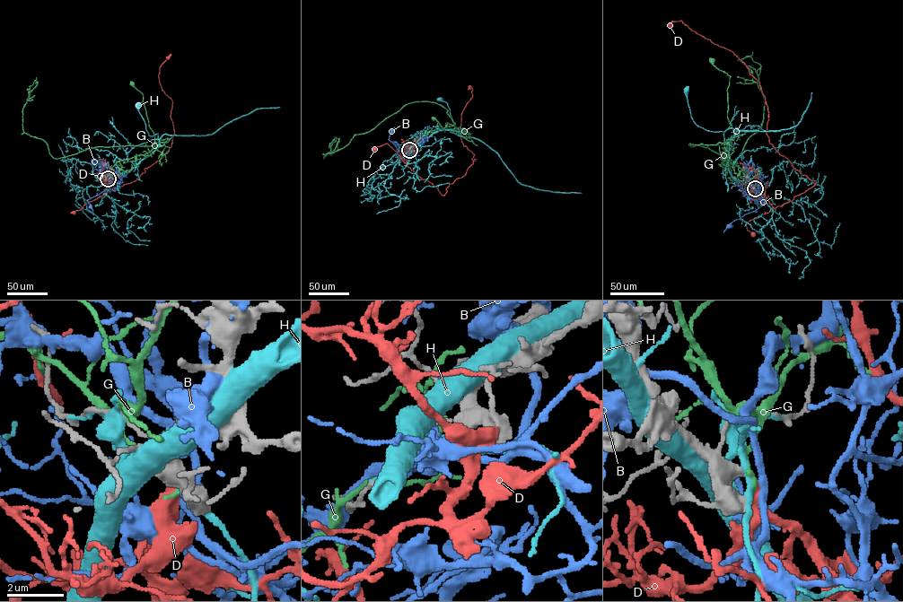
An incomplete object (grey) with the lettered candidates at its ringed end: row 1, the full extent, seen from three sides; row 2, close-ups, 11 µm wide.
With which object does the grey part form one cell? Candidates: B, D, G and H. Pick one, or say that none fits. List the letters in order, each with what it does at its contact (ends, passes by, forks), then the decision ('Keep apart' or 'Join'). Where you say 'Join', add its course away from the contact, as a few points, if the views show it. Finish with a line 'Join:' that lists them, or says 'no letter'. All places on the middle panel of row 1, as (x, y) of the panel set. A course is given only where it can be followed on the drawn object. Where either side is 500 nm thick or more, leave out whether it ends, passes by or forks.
B: It passes by. Keep apart
D: It ends there. Join. Its course: (409, 150), (406, 163), (387, 143), (375, 149)
G: It ends there. Keep apart
H: It passes by. Keep apart
Join: D

